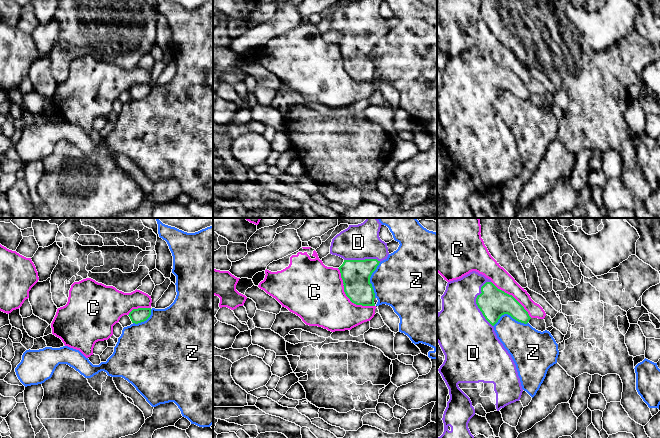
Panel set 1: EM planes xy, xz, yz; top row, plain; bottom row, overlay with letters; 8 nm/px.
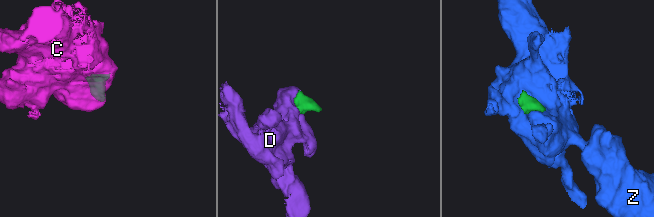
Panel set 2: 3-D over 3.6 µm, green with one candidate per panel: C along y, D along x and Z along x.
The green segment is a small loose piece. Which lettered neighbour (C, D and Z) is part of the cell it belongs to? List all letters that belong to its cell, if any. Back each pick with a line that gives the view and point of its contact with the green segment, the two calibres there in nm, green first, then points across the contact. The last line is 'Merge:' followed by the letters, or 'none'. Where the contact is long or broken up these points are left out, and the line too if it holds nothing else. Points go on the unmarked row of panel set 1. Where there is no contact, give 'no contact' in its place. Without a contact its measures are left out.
D: meets green in yz at (476, 79); 240 nm thick on the green side, 420 nm on the other
Merge: D

